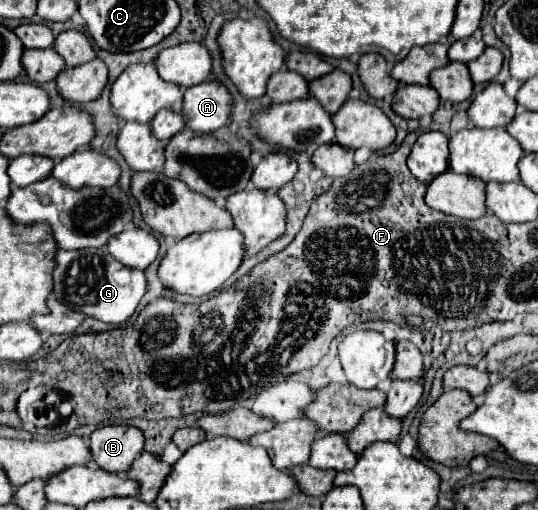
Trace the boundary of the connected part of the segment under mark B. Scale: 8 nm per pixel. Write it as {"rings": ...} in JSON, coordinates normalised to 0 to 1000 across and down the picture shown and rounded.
{"rings":[[[195,833],[169,849],[173,904],[206,927],[243,920],[243,904],[262,892],[270,876],[270,853],[247,833]]]}

